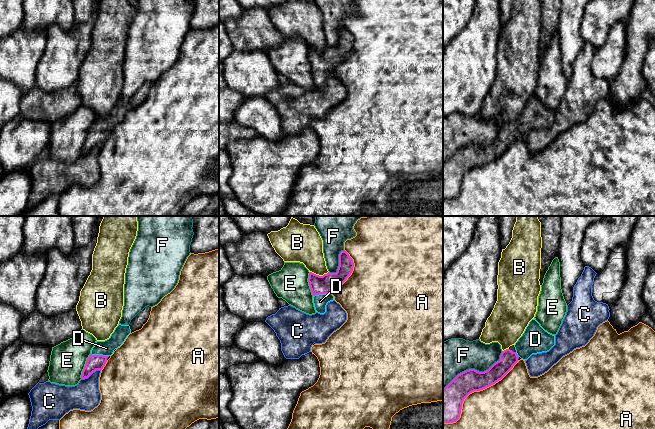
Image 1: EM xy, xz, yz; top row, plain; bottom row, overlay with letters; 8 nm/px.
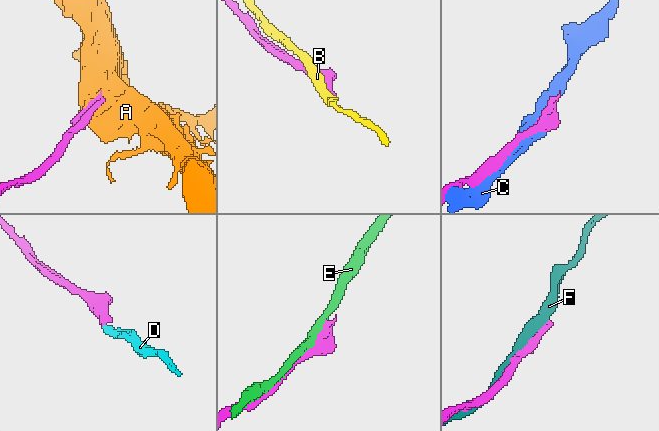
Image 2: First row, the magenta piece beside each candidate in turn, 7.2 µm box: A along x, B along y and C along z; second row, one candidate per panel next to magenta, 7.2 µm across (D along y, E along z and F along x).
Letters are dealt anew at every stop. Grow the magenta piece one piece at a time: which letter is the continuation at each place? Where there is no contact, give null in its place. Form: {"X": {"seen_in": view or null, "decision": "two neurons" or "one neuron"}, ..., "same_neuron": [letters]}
{"A": {"seen_in": "yz", "decision": "two neurons"}, "B": {"seen_in": "xz", "decision": "two neurons"}, "C": {"seen_in": "xy", "decision": "two neurons"}, "D": {"seen_in": "xy", "decision": "one neuron"}, "E": {"seen_in": "xy", "decision": "two neurons"}, "F": {"seen_in": "yz", "decision": "two neurons"}, "same_neuron": ["D"]}

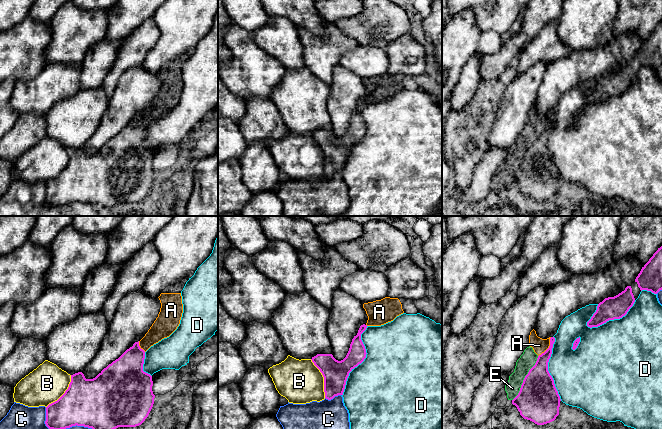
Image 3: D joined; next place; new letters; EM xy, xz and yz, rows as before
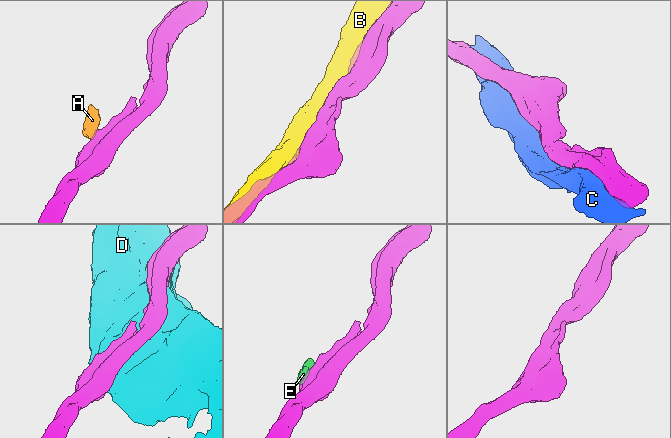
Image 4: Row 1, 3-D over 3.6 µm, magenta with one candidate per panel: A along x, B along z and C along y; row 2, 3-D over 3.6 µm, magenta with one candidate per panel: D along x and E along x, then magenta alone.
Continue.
{"A": {"seen_in": "yz", "decision": "two neurons"}, "B": {"seen_in": "xz", "decision": "two neurons"}, "C": {"seen_in": "xy", "decision": "two neurons"}, "D": {"seen_in": "yz", "decision": "two neurons"}, "E": {"seen_in": "yz", "decision": "two neurons"}, "same_neuron": []}

